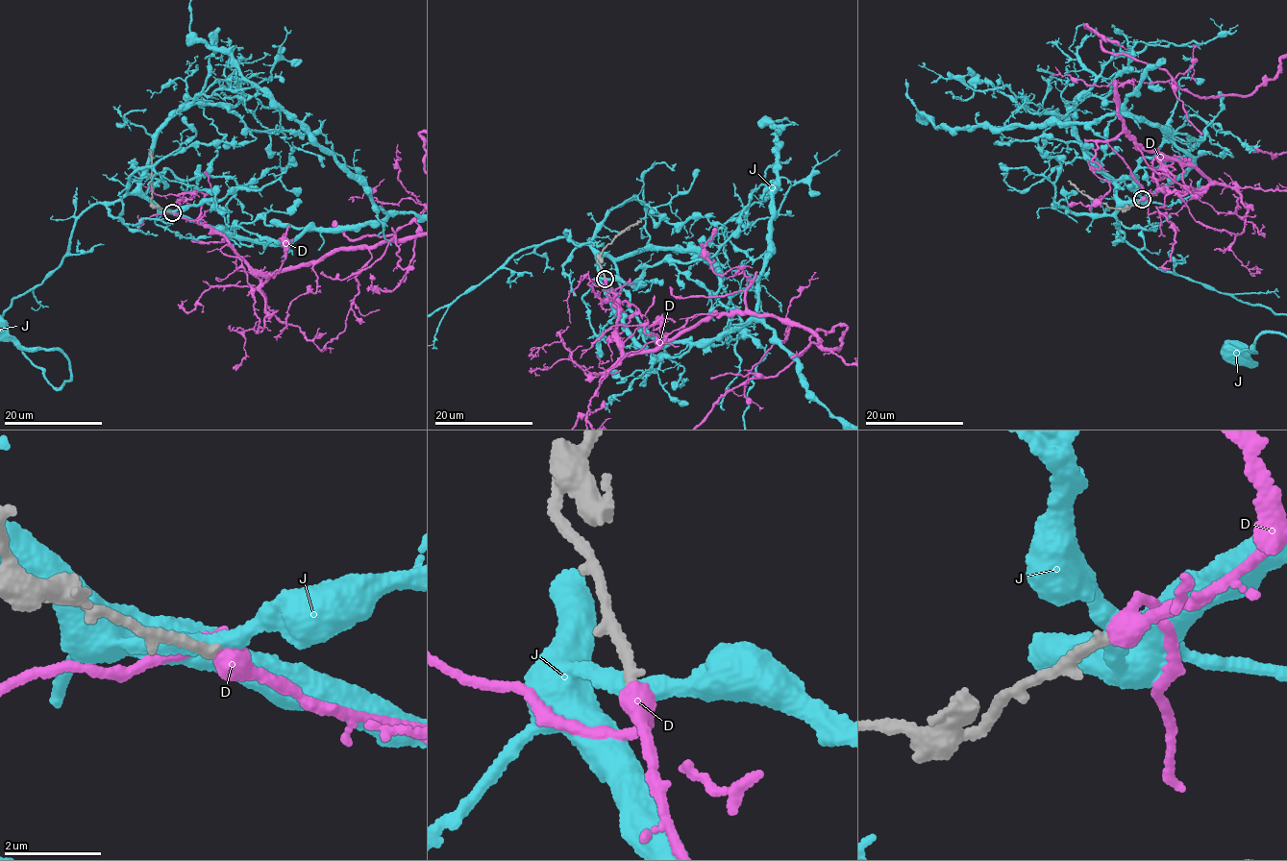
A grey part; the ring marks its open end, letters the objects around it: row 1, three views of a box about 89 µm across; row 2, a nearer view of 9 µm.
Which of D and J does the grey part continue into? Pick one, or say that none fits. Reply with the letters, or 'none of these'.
D

